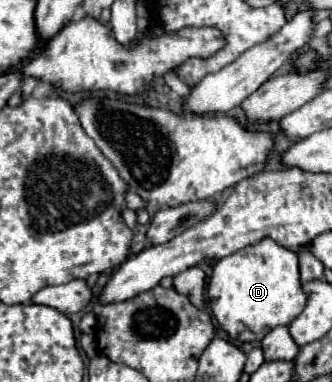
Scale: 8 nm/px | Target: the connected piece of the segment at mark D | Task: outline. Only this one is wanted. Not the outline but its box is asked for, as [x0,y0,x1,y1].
[207,238,307,342]

